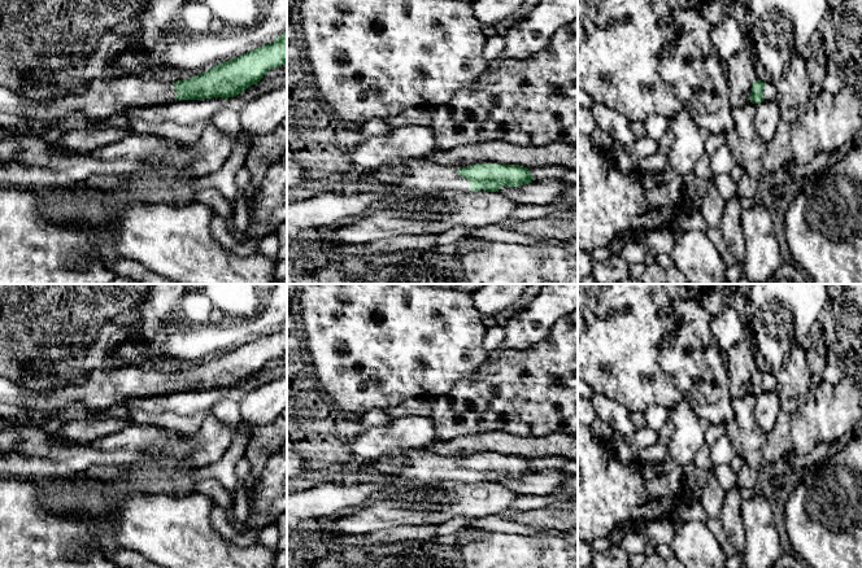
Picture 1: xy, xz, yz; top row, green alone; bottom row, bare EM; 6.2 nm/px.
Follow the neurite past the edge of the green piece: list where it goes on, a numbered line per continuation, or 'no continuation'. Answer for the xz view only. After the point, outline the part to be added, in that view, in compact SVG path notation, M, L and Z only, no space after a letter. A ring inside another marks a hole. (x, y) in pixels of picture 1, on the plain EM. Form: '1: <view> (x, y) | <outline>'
1: xz (418, 466) | M427 449L401 450L371 462L357 460L349 468L371 472L375 476L402 479L414 485L470 481L470 472L460 467L456 458Z

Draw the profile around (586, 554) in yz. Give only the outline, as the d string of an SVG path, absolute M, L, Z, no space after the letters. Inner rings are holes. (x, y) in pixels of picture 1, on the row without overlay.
M578 539L578 568L588 568L593 562L593 550L585 541Z

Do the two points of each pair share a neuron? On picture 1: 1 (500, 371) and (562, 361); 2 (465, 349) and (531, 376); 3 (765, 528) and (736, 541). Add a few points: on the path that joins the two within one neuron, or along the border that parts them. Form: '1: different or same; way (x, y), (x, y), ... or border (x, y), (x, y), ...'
1: same; way (516, 371), (525, 366), (547, 366)
2: different; border (487, 358), (469, 378), (464, 379)
3: different; border (740, 508), (743, 554)

